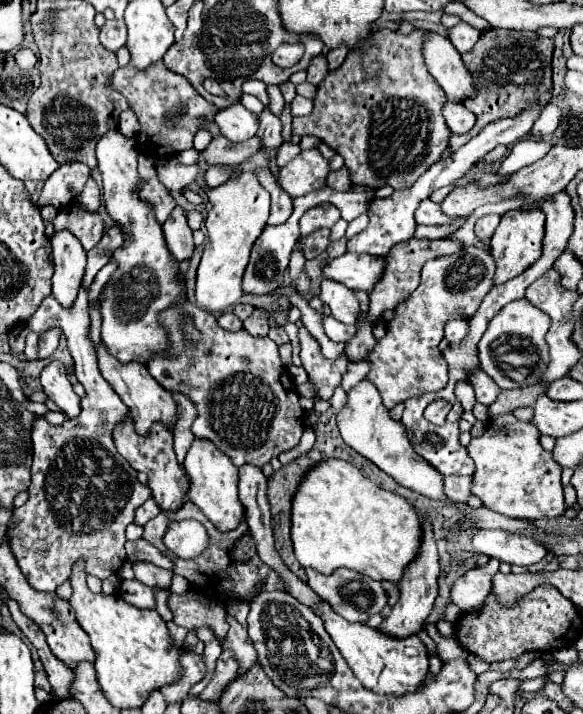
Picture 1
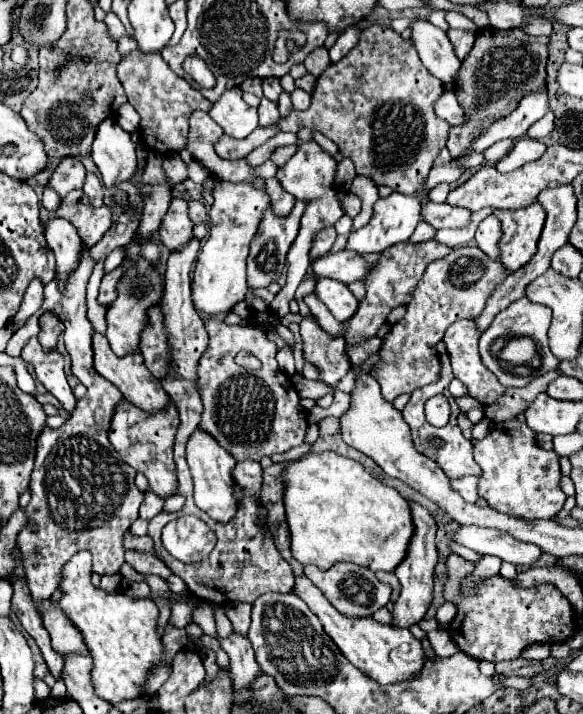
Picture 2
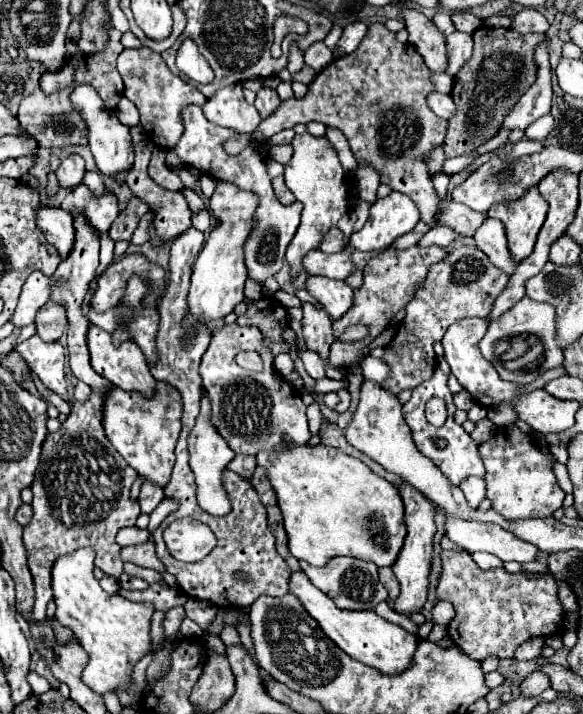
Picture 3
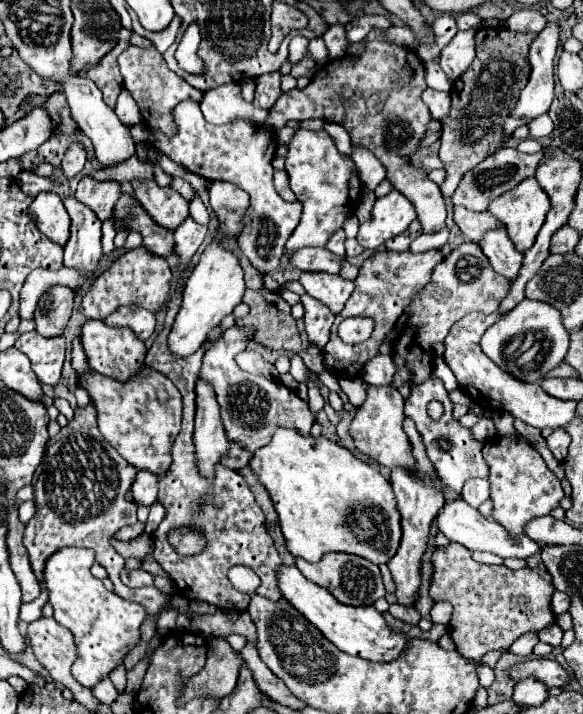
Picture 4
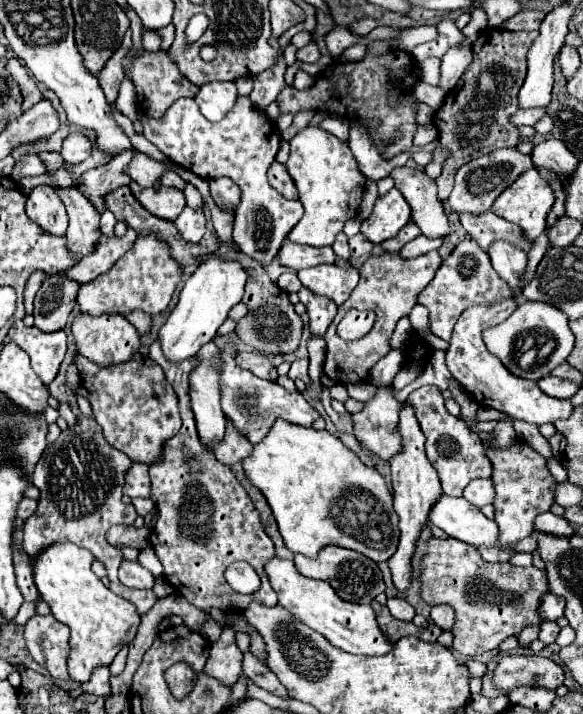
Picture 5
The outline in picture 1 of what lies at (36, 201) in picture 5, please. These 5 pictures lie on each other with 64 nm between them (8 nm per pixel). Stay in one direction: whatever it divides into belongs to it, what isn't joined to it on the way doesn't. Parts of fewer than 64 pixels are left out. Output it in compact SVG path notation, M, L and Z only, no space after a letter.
M56 232L52 242L52 258L56 272L52 276L52 294L62 308L70 308L78 296L86 268L86 252L70 232Z

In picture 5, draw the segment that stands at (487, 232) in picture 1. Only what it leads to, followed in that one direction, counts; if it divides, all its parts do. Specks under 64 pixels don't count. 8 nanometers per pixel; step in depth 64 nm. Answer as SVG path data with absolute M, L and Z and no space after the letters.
M494 240L488 246L488 256L492 260L492 268L504 278L512 290L512 294L520 292L520 280L526 268L526 252L520 252L520 248L512 248L512 244L504 240Z

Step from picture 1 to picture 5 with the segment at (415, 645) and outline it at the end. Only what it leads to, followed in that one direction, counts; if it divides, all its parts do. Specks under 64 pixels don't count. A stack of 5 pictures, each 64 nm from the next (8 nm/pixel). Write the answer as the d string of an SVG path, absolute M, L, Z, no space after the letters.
M282 558L268 560L266 574L270 578L272 588L278 594L278 604L284 606L298 620L308 624L312 630L324 634L336 648L362 656L384 656L394 648L394 642L388 640L380 630L372 606L344 602L340 596L336 596L330 584L324 584L320 580L308 580L306 576L302 576L292 560Z

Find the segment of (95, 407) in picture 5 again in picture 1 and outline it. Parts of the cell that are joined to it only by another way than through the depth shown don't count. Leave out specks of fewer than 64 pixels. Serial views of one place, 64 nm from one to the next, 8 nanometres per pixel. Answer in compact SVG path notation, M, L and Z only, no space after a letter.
M128 418L124 424L120 424L116 428L114 442L116 442L118 452L130 462L132 468L148 474L148 486L150 486L152 498L156 500L160 510L178 512L184 506L184 502L188 502L188 490L192 486L190 476L186 474L186 470L176 460L176 454L172 448L172 432L168 428L164 428L164 424L154 424L152 436L138 436L134 432L132 418Z

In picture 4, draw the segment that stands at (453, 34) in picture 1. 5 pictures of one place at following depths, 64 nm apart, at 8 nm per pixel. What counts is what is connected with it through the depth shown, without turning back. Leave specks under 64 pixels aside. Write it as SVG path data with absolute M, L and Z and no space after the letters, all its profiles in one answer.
M474 30L458 32L440 54L440 68L450 80L456 80L474 60Z

